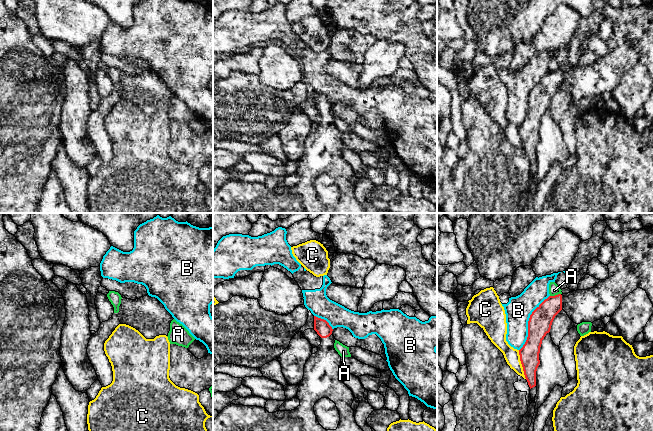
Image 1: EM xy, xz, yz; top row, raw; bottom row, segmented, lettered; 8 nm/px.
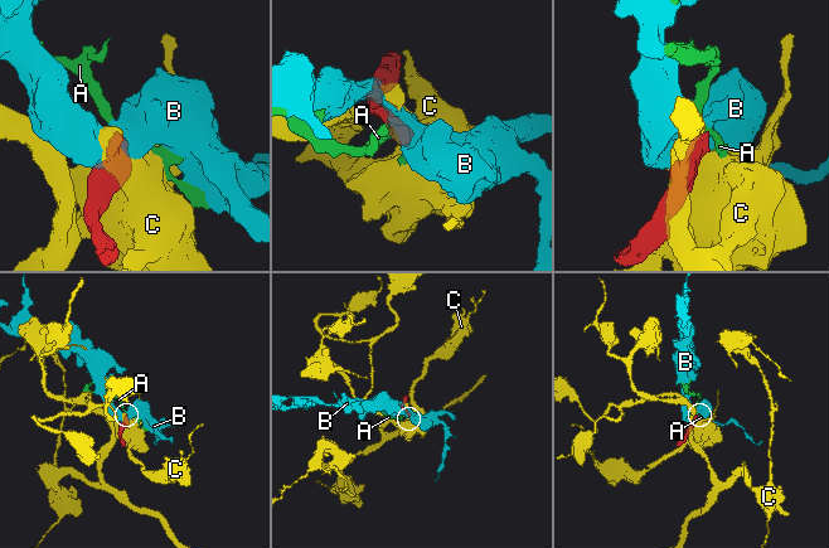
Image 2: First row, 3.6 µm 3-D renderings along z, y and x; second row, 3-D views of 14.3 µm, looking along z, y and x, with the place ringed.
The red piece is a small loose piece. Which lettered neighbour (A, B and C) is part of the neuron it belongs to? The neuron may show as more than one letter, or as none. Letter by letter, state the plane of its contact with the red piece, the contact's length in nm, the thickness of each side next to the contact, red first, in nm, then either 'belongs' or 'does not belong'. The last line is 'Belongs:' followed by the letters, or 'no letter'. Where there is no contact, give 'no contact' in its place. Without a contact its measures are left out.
A: meets red in yz; contact 90 nm long; 190 nm thick on the red side, 80 nm on the other; does not belong
B: meets red in yz; contact 500 nm long; 190 nm thick on the red side, 200 nm on the other; does not belong
C: meets red in yz; contact 240 nm long; 160 nm thick on the red side, 120 nm on the other; does not belong
Belongs: no letter

